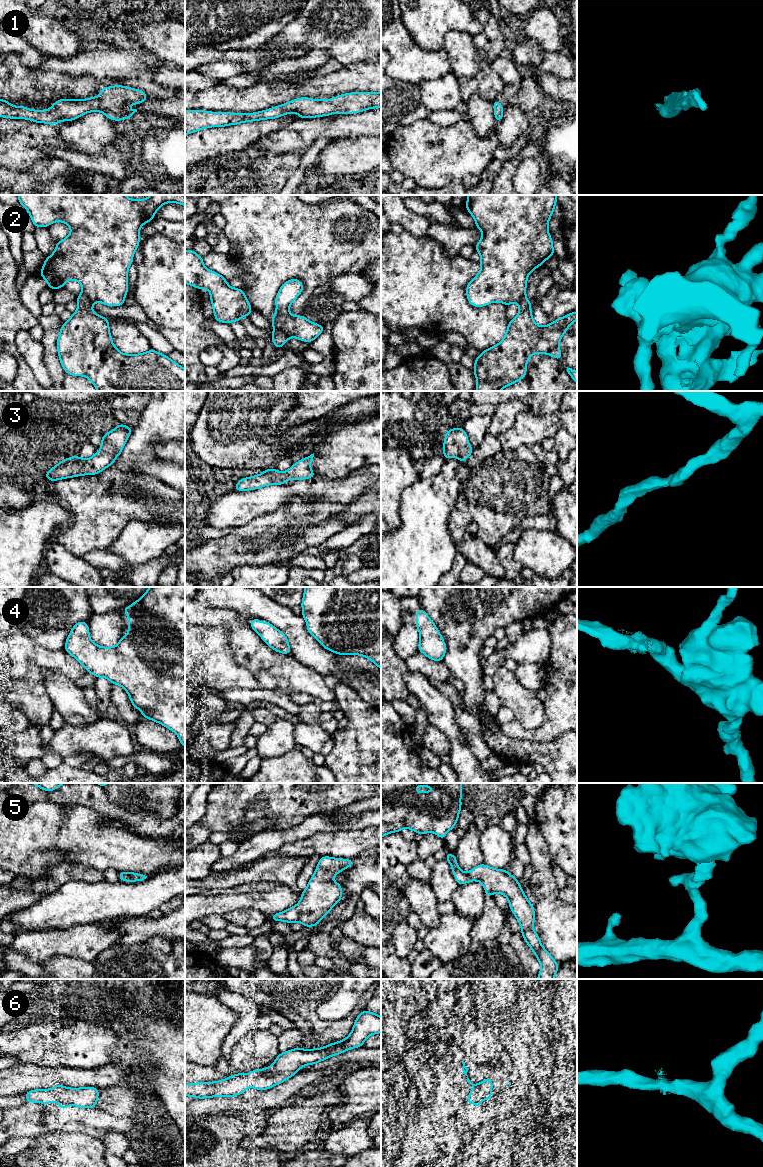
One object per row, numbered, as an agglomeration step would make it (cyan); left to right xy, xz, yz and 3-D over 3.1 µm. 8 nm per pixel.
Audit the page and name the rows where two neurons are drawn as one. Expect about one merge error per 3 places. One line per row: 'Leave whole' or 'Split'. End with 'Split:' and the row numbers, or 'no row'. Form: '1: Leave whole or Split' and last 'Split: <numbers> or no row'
1: Leave whole
2: Split
3: Leave whole
4: Leave whole
5: Leave whole
6: Leave whole
Split: 2

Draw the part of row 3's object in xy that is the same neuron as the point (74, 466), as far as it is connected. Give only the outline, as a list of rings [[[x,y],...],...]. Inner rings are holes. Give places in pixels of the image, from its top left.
[[[118,424],[116,428],[102,435],[101,451],[97,451],[89,459],[79,456],[68,457],[51,468],[44,478],[51,481],[77,477],[82,475],[96,475],[106,467],[113,465],[115,459],[121,454],[132,428]]]

